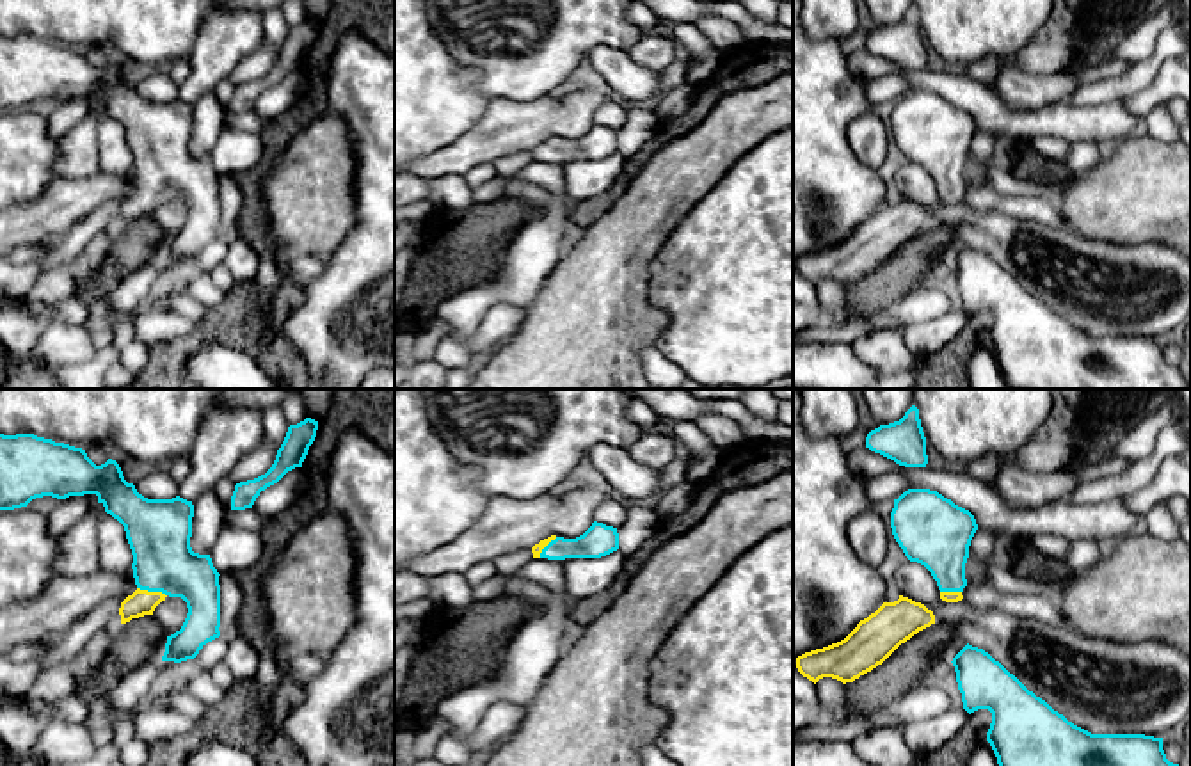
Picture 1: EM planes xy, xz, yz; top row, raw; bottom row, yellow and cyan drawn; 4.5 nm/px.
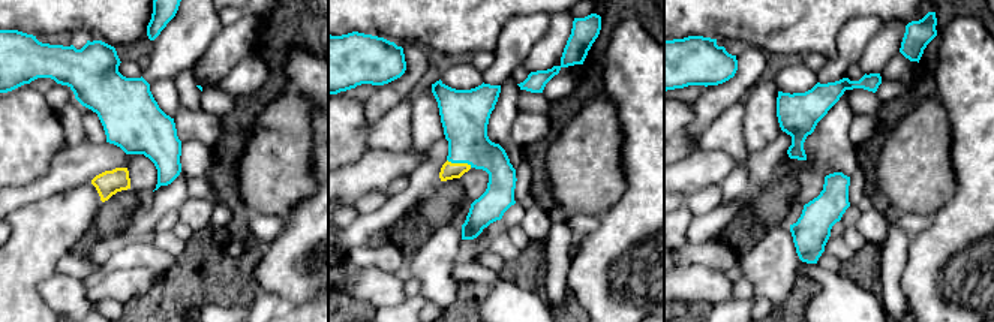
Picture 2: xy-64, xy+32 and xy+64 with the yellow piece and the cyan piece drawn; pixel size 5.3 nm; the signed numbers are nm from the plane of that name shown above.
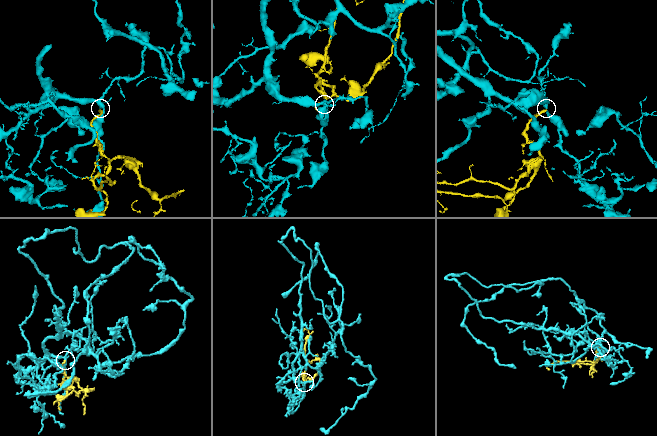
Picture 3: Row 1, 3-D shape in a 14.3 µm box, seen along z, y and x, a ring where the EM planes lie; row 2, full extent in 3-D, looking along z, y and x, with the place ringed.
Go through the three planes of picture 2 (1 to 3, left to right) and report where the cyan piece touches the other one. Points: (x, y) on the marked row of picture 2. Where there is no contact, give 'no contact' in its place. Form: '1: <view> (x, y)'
1: no contact
2: xy+32 (459, 163)
3: no contact

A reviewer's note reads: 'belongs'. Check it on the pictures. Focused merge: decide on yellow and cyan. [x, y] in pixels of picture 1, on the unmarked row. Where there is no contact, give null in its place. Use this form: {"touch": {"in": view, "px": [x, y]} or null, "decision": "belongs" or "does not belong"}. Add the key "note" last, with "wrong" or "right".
{"touch": {"in": "xy", "px": [151, 194]}, "decision": "belongs", "note": "right"}

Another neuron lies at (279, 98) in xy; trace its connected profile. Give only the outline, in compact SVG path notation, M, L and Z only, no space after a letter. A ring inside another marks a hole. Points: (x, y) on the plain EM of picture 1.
M302 69L288 73L277 85L267 89L256 100L252 110L265 121L279 117L290 110L306 92Z

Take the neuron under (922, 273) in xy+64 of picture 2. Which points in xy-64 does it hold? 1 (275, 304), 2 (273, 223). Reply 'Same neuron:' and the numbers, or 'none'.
Same neuron: none

